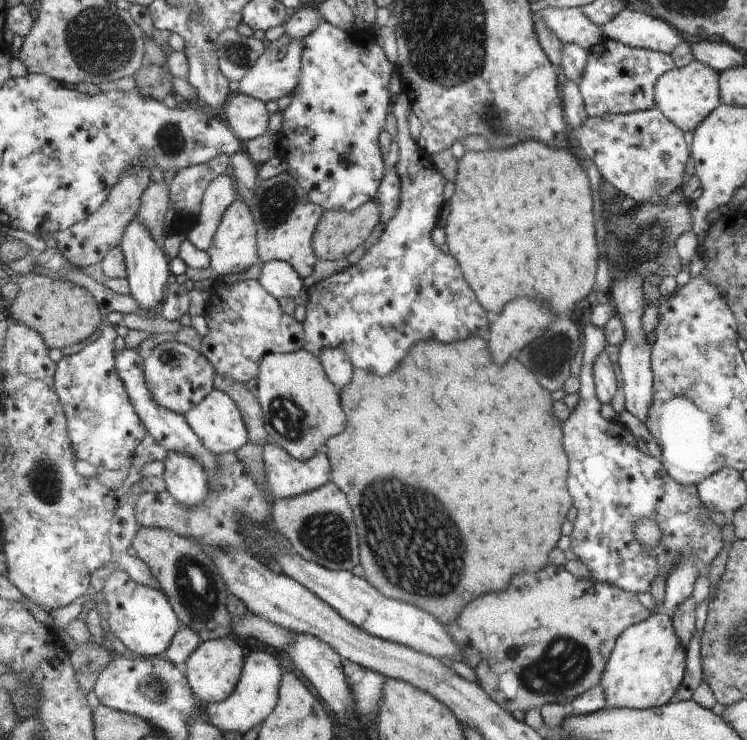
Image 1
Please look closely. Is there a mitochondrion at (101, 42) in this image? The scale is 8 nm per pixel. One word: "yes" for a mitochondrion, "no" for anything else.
yes

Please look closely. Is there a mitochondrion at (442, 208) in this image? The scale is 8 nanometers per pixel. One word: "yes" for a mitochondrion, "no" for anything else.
no

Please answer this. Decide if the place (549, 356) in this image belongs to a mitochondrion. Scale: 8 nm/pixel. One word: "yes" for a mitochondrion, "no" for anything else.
yes

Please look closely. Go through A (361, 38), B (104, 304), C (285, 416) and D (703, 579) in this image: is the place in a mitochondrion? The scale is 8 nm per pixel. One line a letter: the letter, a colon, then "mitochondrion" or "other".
A: other
B: other
C: mitochondrion
D: other

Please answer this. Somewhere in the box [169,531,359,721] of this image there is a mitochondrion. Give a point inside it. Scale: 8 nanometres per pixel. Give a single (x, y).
(195, 585)

